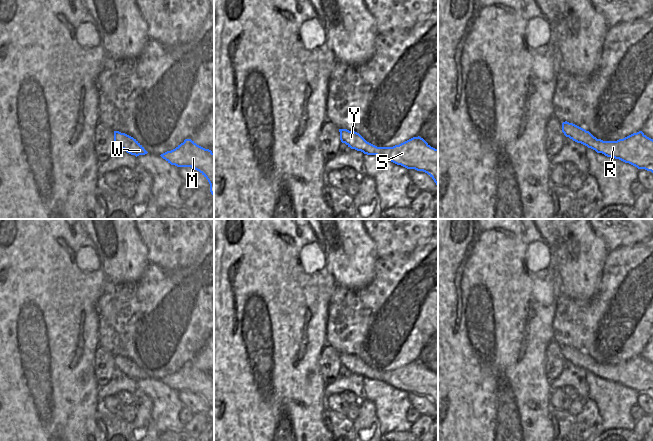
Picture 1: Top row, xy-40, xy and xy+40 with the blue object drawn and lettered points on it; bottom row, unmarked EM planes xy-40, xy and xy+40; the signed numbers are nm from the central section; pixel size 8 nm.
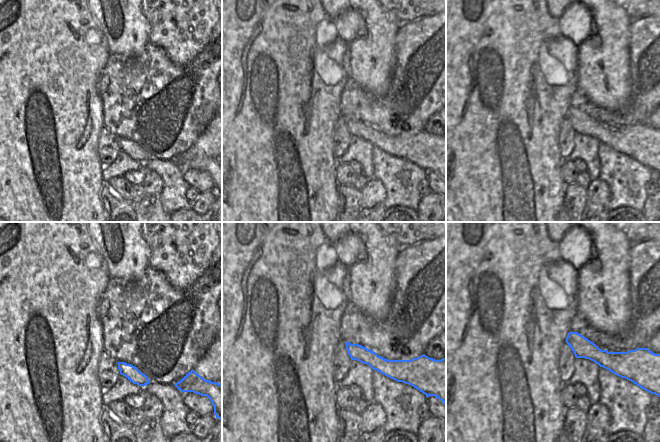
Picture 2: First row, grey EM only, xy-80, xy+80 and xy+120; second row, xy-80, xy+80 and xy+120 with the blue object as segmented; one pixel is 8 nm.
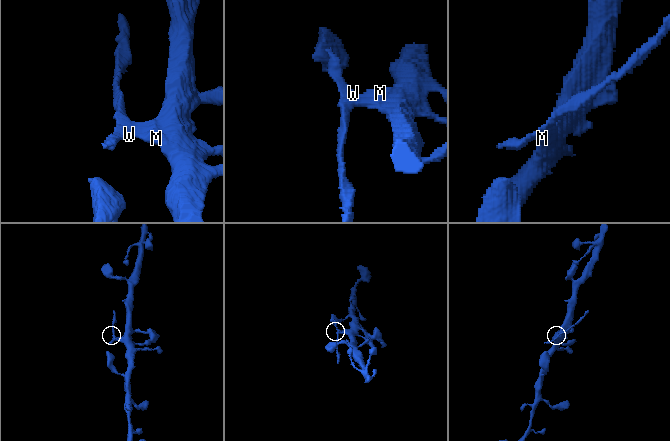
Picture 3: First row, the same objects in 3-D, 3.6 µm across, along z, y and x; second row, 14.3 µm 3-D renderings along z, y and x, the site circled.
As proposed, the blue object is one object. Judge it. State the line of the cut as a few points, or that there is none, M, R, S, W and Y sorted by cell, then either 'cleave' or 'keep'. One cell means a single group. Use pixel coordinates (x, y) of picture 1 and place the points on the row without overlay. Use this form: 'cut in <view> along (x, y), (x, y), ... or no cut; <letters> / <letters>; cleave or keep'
cut in xy+40 along (584, 354), (588, 361), (582, 364), (598, 372), (603, 377); M R S / W Y; cleave

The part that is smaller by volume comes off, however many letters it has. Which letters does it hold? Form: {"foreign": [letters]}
{"foreign": ["W", "Y"]}

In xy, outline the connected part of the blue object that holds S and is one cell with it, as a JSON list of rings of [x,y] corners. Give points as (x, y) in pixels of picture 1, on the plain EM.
[[[413,361],[393,371],[377,371],[365,363],[363,365],[379,375],[380,381],[407,393],[427,397],[438,410],[438,373],[431,371],[423,362]]]

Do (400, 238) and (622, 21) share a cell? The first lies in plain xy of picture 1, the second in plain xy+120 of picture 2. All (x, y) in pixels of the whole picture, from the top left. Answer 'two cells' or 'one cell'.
two cells

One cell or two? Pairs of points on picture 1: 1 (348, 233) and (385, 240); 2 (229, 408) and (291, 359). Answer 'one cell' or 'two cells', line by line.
1: two cells
2: one cell

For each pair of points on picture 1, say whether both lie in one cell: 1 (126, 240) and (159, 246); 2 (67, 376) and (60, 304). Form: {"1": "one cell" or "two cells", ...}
{"1": "two cells", "2": "one cell"}

